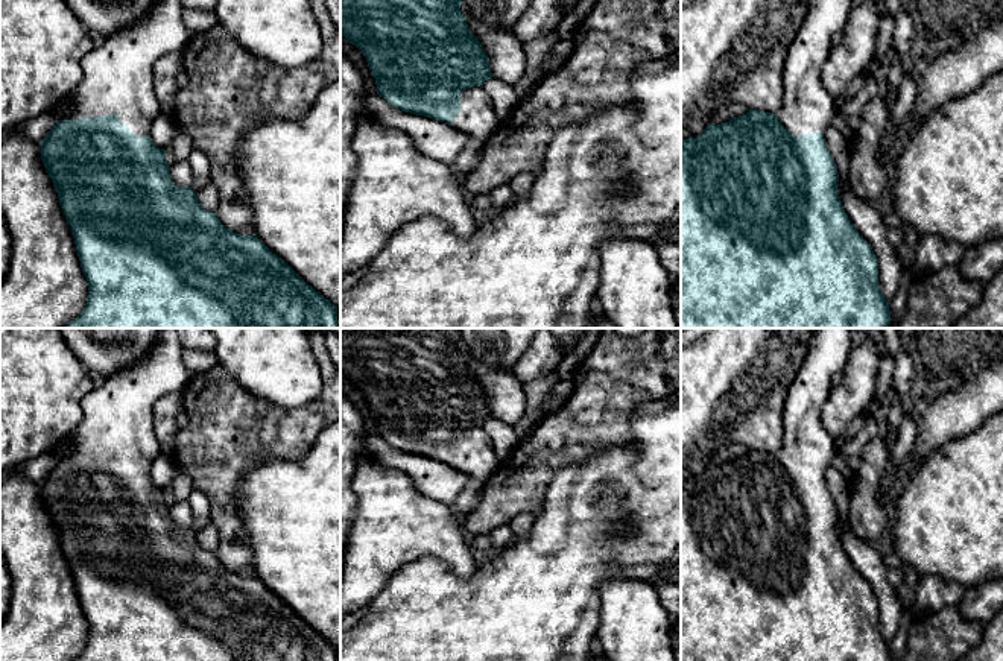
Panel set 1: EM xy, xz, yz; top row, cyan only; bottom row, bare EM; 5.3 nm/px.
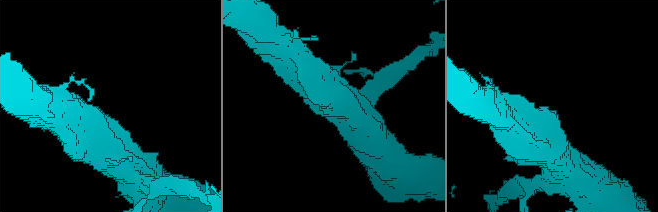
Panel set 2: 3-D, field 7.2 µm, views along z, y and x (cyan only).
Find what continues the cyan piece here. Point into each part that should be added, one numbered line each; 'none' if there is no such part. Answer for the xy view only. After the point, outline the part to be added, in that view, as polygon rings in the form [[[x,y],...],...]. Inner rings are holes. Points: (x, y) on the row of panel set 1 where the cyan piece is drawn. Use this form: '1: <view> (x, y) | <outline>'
1: xy (117, 75) | [[[157,0],[150,15],[105,38],[81,59],[82,79],[62,97],[50,114],[56,120],[79,120],[117,114],[137,137],[147,137],[153,120],[163,112],[153,93],[153,65],[169,52],[182,52],[191,33],[182,23],[179,0]]]

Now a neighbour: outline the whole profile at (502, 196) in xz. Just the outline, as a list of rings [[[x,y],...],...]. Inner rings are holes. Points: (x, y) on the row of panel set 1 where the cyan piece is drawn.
[[[502,184],[497,188],[494,188],[491,193],[491,213],[497,213],[502,211],[505,207],[508,207],[512,199],[514,199],[514,193],[509,187],[509,184]]]

